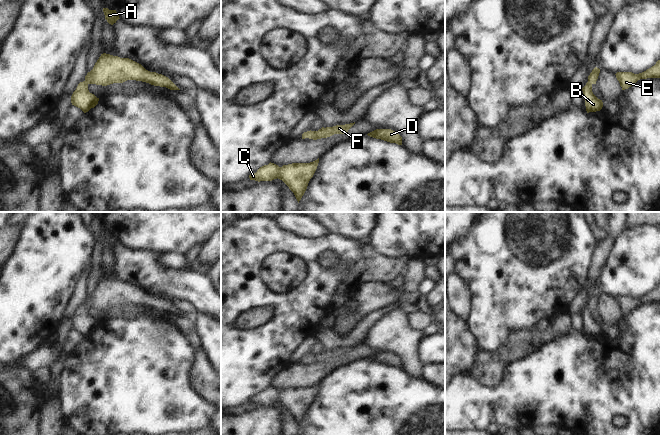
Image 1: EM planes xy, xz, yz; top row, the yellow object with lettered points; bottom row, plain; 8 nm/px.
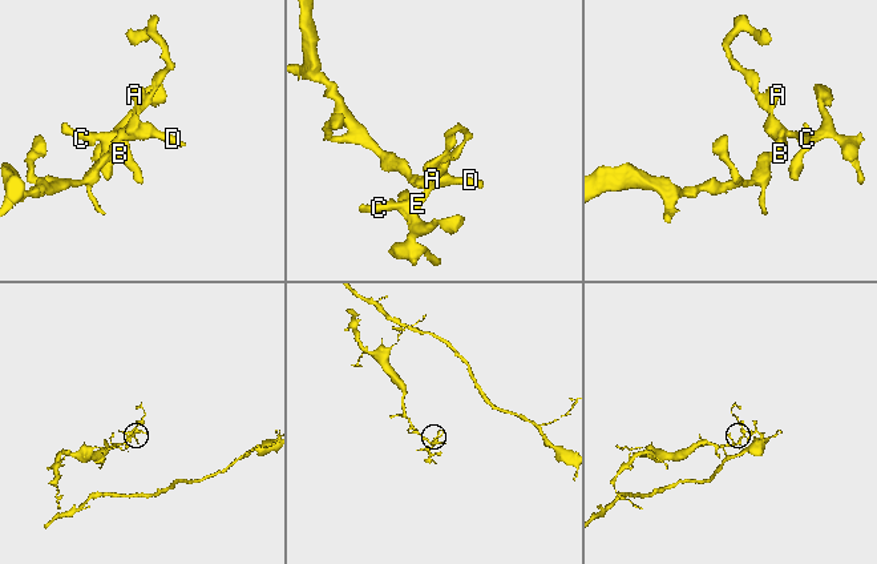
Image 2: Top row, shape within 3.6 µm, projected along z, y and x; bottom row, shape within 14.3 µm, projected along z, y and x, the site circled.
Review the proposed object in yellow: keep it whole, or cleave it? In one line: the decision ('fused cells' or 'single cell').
single cell

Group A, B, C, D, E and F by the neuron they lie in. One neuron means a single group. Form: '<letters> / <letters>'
A B C D E F

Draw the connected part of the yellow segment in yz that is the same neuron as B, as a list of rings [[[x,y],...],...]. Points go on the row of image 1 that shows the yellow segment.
[[[595,67],[588,76],[588,82],[582,88],[587,113],[600,111],[603,107],[602,100],[598,99],[592,92],[592,85],[596,84],[599,73],[600,69]]]

